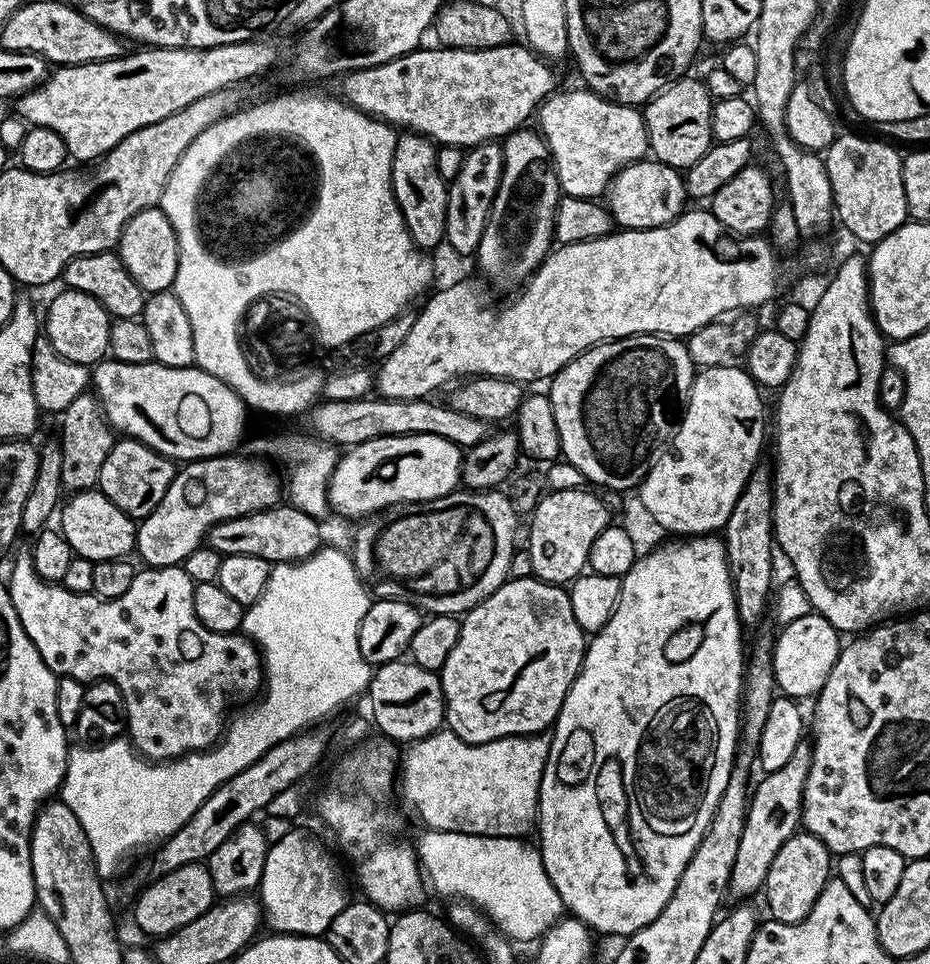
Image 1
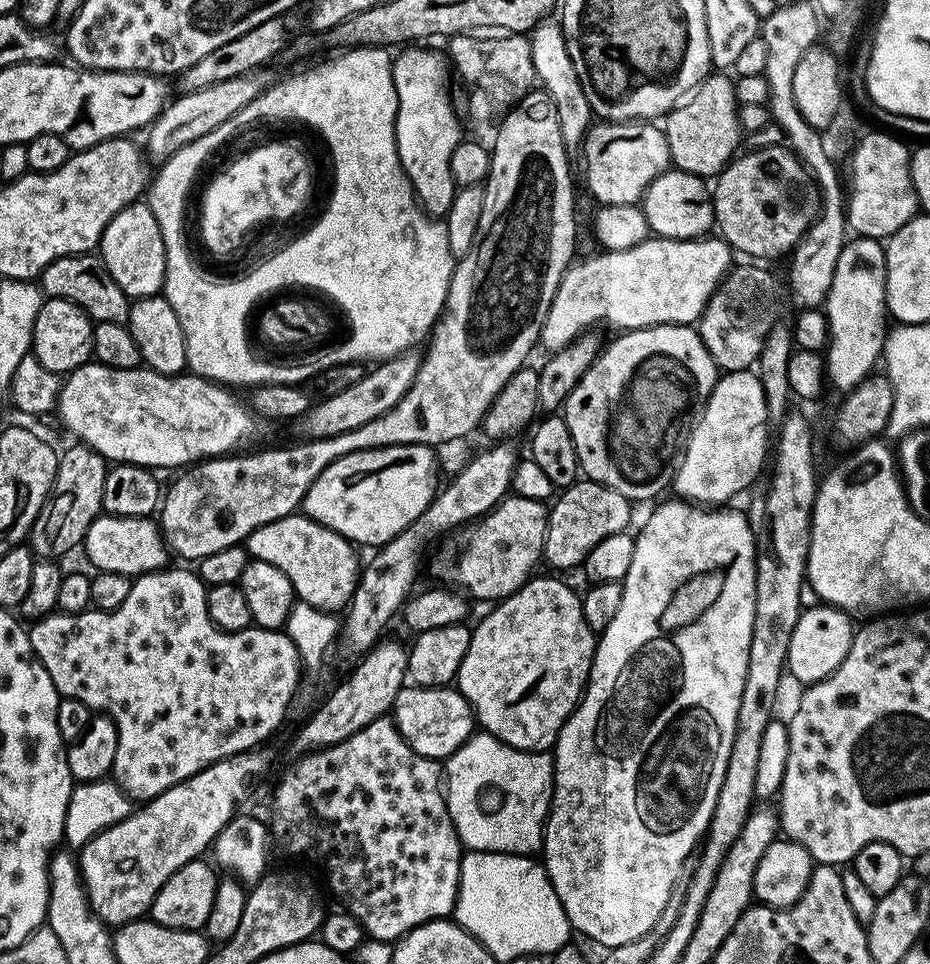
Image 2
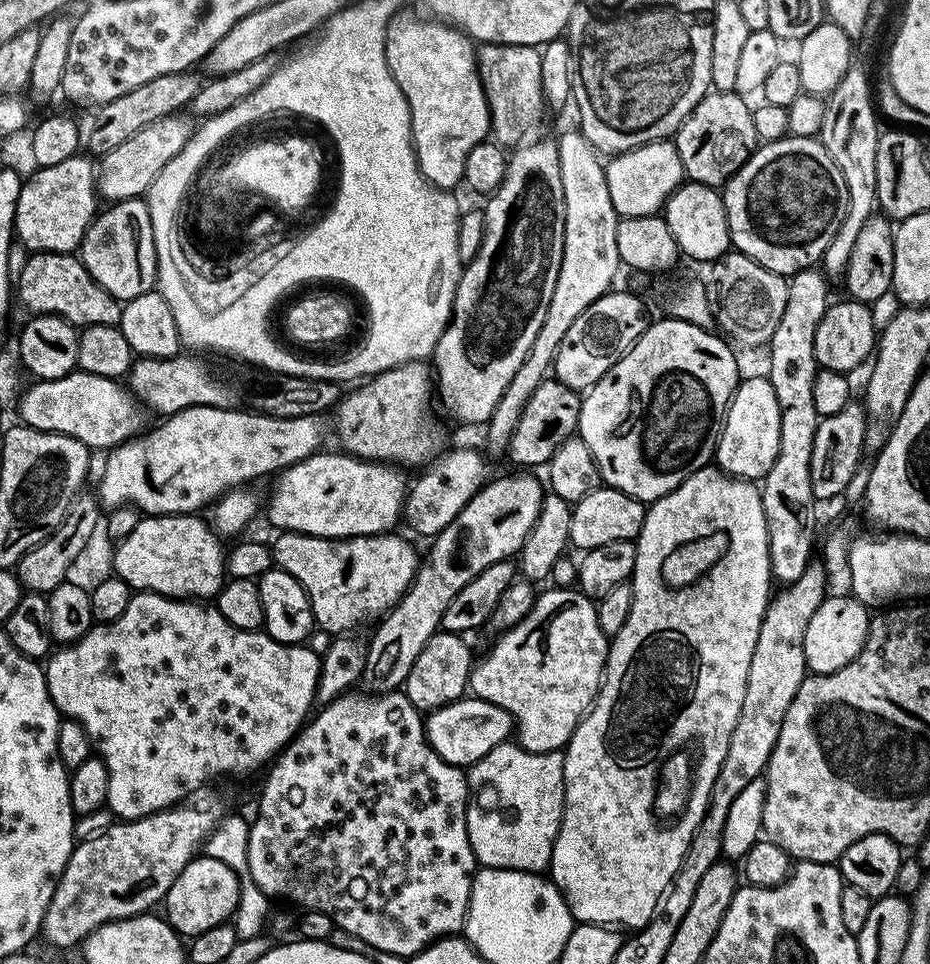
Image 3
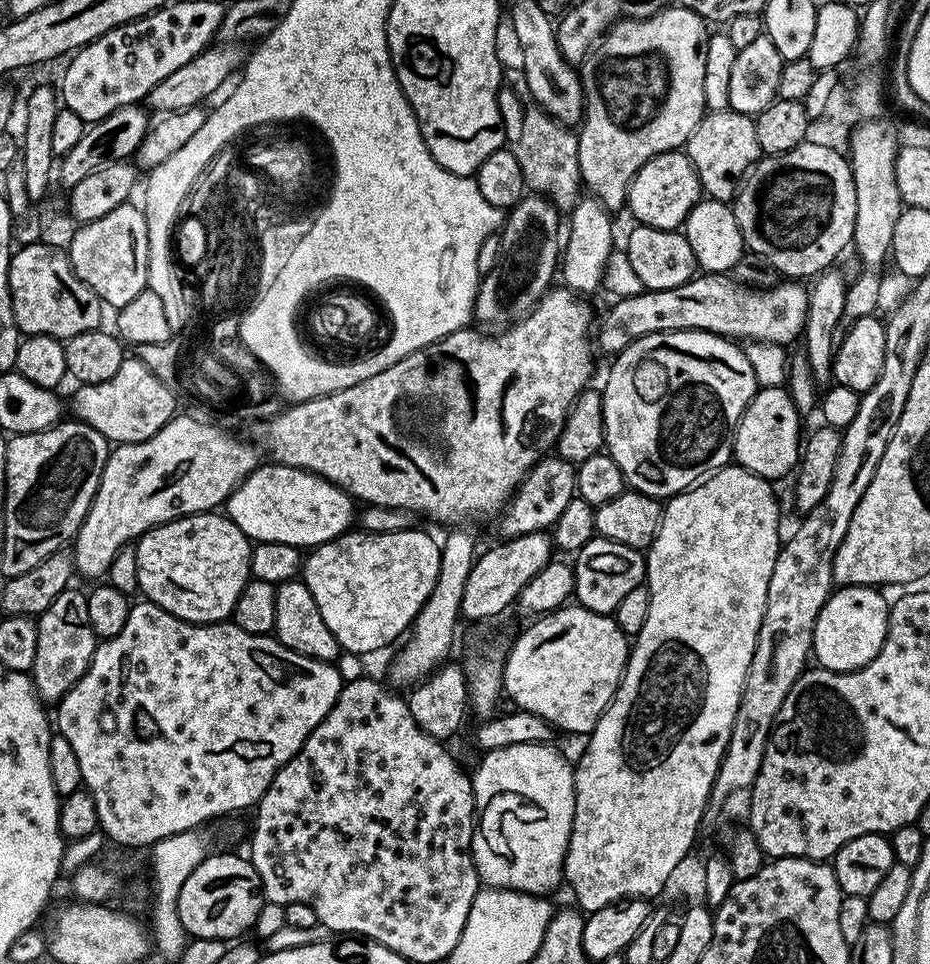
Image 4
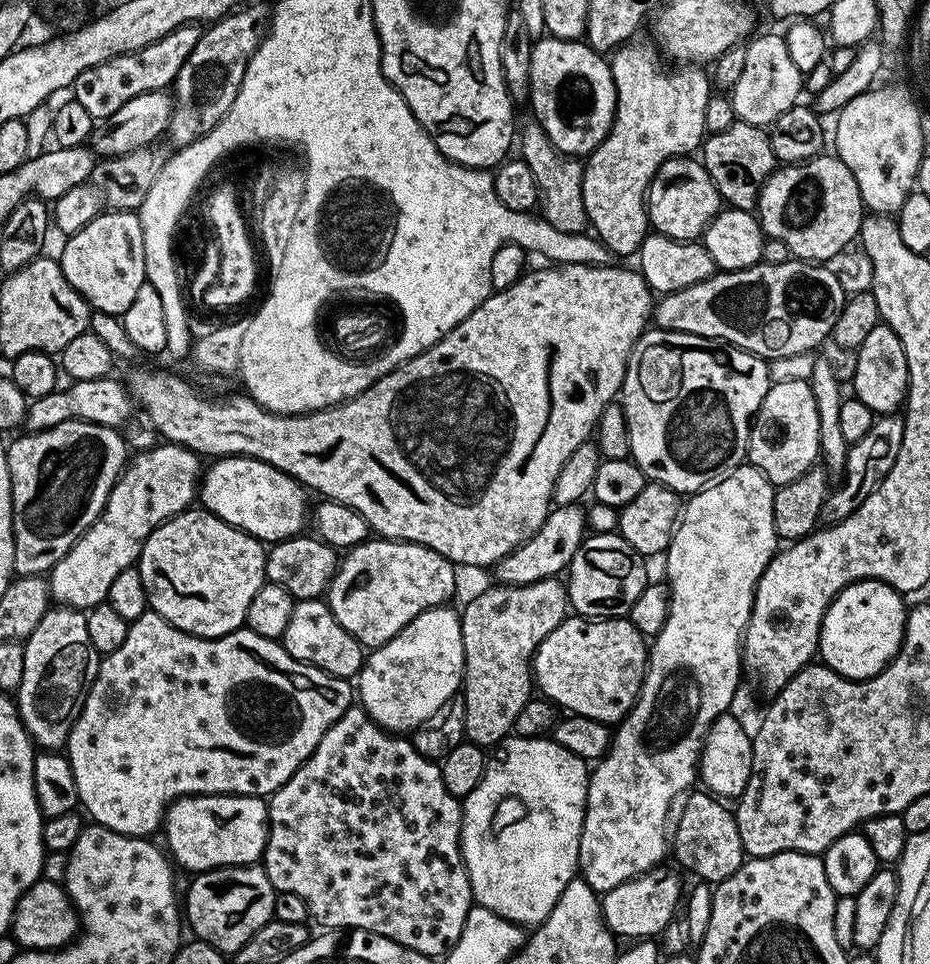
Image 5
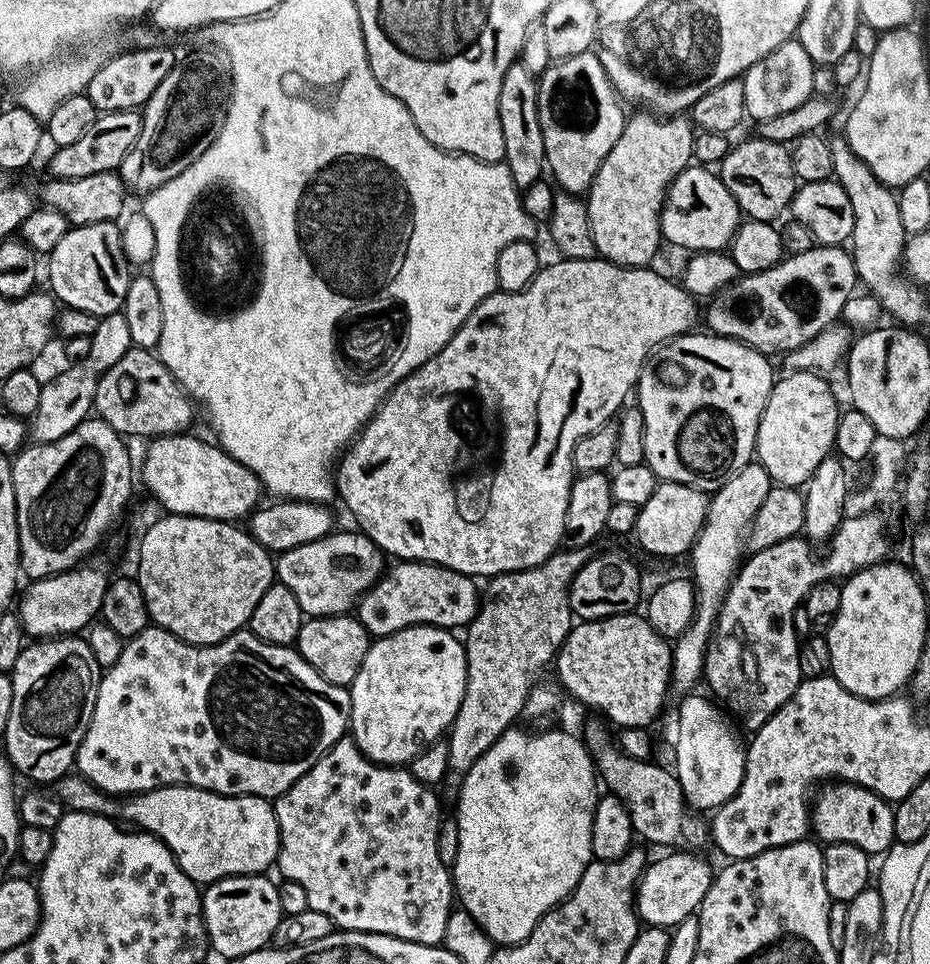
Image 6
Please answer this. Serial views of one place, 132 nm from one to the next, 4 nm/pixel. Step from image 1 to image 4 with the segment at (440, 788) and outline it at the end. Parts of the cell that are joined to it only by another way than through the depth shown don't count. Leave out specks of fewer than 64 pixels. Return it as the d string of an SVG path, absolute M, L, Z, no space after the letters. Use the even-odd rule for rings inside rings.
M551 743L523 744L522 746L506 746L493 752L484 752L481 755L480 765L476 772L471 773L472 795L476 798L476 814L472 830L472 860L476 864L476 873L481 881L489 888L505 888L511 892L525 892L531 896L547 897L548 892L555 890L564 880L564 859L570 842L570 834L574 826L574 768Z

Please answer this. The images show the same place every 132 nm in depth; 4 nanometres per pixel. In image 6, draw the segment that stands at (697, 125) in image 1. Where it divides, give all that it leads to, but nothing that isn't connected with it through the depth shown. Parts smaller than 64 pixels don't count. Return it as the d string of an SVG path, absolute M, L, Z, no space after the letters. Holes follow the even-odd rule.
M759 134L753 140L733 143L726 158L718 165L720 181L730 190L734 202L738 202L741 213L749 220L776 222L780 215L787 213L798 187L794 174L792 153L787 143L764 140Z

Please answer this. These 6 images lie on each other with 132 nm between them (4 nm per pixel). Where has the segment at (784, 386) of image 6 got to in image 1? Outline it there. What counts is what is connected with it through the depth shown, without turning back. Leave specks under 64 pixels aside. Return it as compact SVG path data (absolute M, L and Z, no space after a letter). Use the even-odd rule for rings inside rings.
M743 367L697 371L670 441L670 448L676 452L665 451L638 489L653 522L672 532L668 534L702 536L719 533L726 526L738 494L742 494L750 474L761 463L764 400L760 395L760 385Z

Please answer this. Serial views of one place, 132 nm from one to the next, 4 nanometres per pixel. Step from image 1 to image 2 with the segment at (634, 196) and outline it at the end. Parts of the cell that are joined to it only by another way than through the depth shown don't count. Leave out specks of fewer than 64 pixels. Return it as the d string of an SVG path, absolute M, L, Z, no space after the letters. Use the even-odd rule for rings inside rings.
M669 170L654 178L654 182L644 191L642 197L642 207L646 216L649 229L657 237L666 240L694 240L704 238L709 235L708 231L713 231L716 223L716 209L712 207L712 192L703 179L689 172L679 170Z

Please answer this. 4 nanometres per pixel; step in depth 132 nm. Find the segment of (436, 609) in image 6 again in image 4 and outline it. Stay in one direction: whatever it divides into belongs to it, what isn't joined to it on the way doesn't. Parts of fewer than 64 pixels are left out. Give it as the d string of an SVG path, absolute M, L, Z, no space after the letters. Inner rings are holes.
M413 526L394 534L349 530L330 542L316 545L303 557L304 584L310 594L314 594L322 619L326 621L326 626L330 626L330 634L338 638L345 653L364 656L367 652L380 652L387 644L395 645L416 623L416 615L438 582L441 549L438 540L428 532L419 532L418 528Z

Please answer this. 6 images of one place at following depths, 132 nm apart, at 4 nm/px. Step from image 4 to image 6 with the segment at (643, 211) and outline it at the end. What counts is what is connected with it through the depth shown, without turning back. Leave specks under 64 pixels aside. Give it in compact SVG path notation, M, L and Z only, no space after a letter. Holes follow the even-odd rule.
M689 166L668 185L660 211L660 235L667 243L682 246L690 254L727 249L742 223L738 202L726 190L719 175L708 166Z

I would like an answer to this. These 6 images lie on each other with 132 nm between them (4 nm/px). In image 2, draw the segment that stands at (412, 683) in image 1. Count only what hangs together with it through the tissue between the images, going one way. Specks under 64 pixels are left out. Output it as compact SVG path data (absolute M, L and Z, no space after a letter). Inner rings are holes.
M405 686L400 689L390 713L402 738L420 756L443 762L461 748L474 735L477 727L468 700L452 686L442 688L417 688Z

